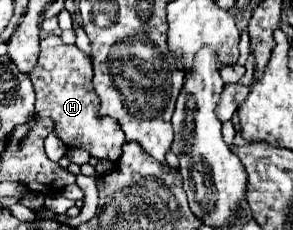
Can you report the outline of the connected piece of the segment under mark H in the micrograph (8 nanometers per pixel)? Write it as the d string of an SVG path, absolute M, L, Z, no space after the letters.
M58 35L40 41L38 65L28 73L36 93L36 115L52 117L54 131L66 147L88 151L98 161L118 161L126 143L116 119L100 115L100 99L92 87L92 61L76 45L66 45Z

